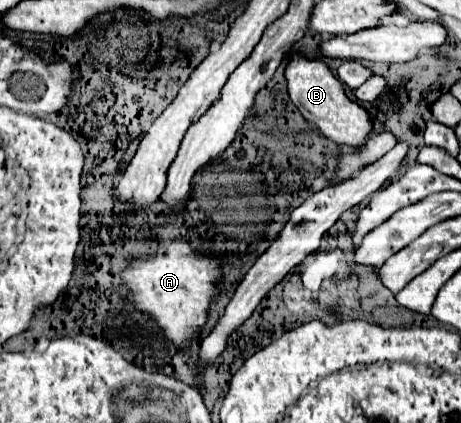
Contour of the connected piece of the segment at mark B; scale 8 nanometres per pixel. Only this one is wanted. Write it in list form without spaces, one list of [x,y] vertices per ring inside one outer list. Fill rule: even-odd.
[[[293,57],[287,71],[287,85],[291,93],[291,101],[301,111],[301,115],[311,121],[327,139],[335,141],[337,145],[349,145],[349,147],[363,147],[369,139],[369,133],[373,129],[371,115],[353,99],[345,95],[345,89],[341,81],[329,71],[325,63],[319,61],[307,61],[303,57]]]

